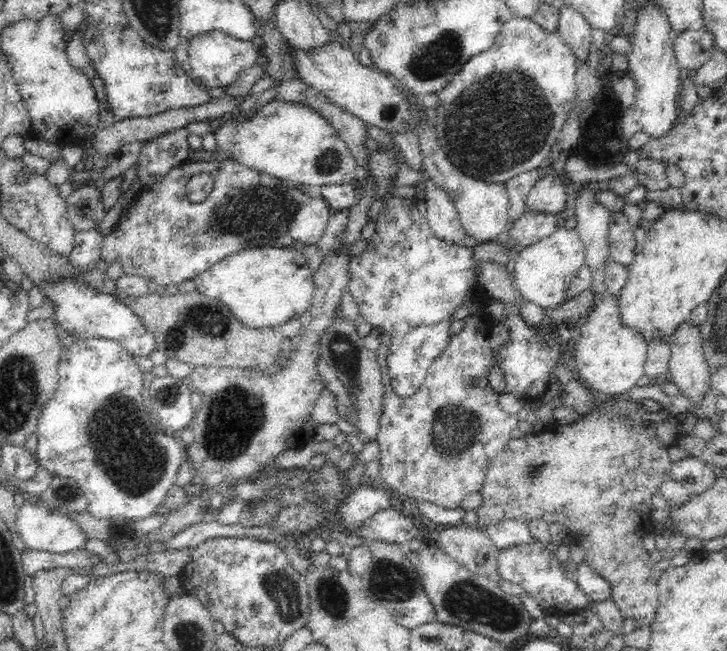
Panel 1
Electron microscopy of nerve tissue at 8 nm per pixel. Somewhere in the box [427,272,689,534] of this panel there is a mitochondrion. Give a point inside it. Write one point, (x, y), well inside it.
(531, 470)

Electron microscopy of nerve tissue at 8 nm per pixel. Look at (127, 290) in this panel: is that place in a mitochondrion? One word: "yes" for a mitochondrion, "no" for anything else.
no

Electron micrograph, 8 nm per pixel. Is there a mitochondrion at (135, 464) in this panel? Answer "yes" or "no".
yes

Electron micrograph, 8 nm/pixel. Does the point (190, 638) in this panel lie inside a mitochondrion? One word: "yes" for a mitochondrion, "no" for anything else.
yes

